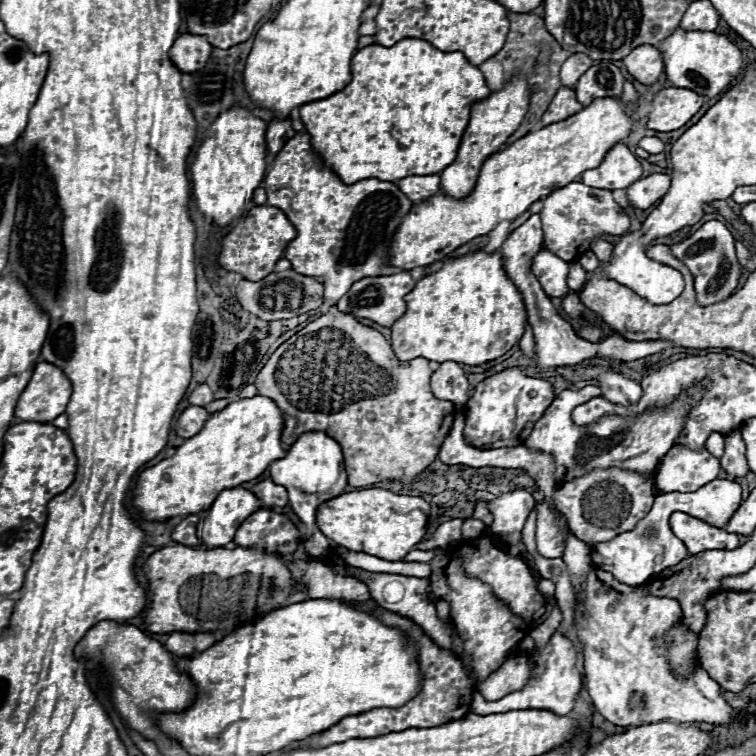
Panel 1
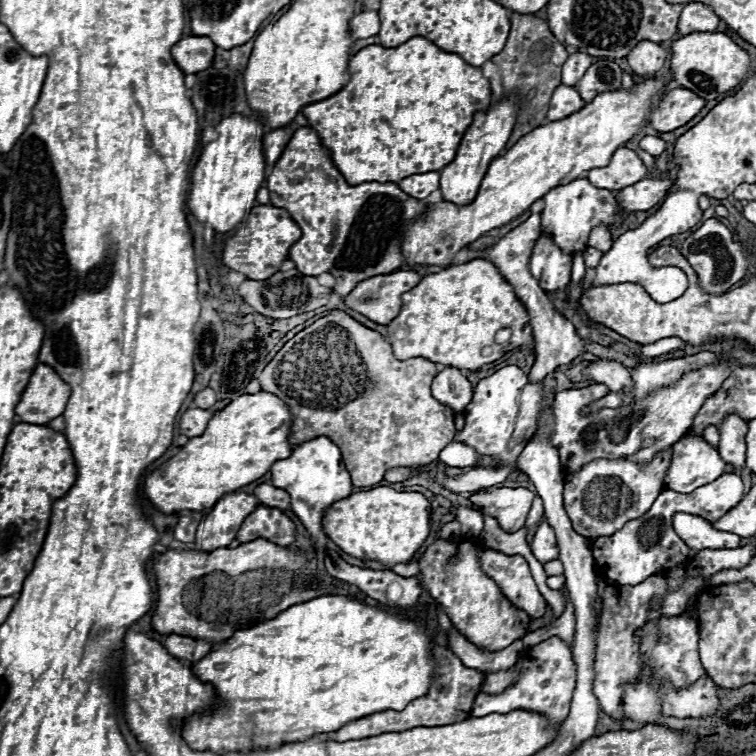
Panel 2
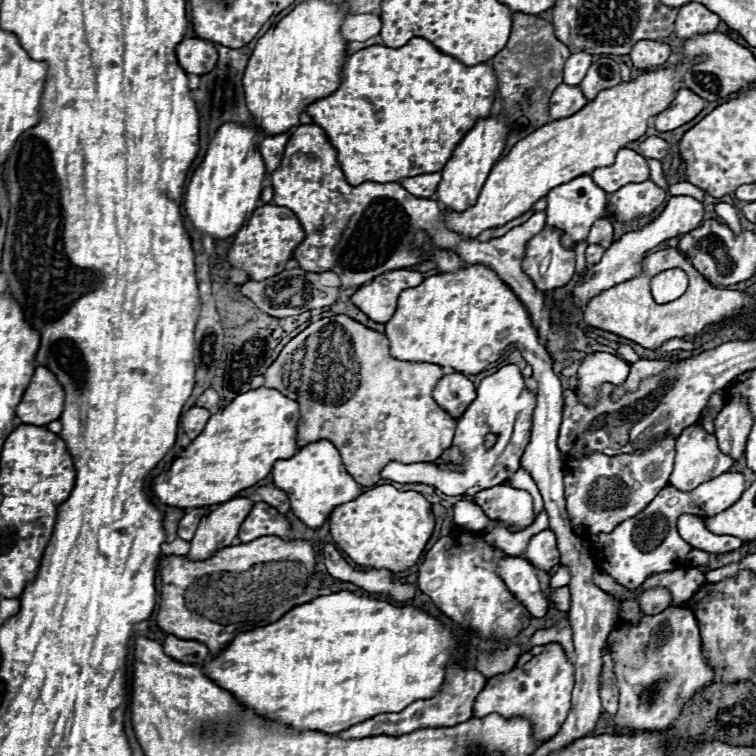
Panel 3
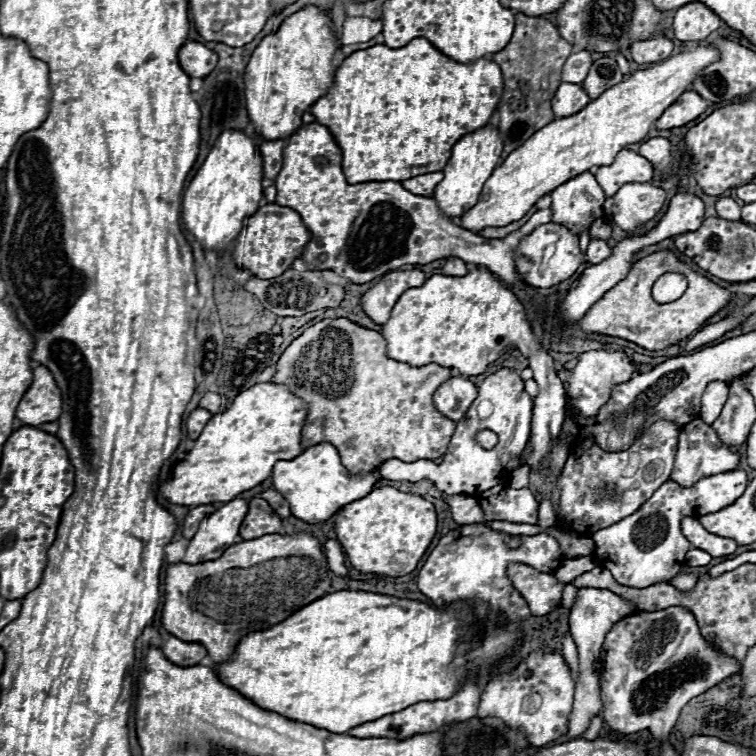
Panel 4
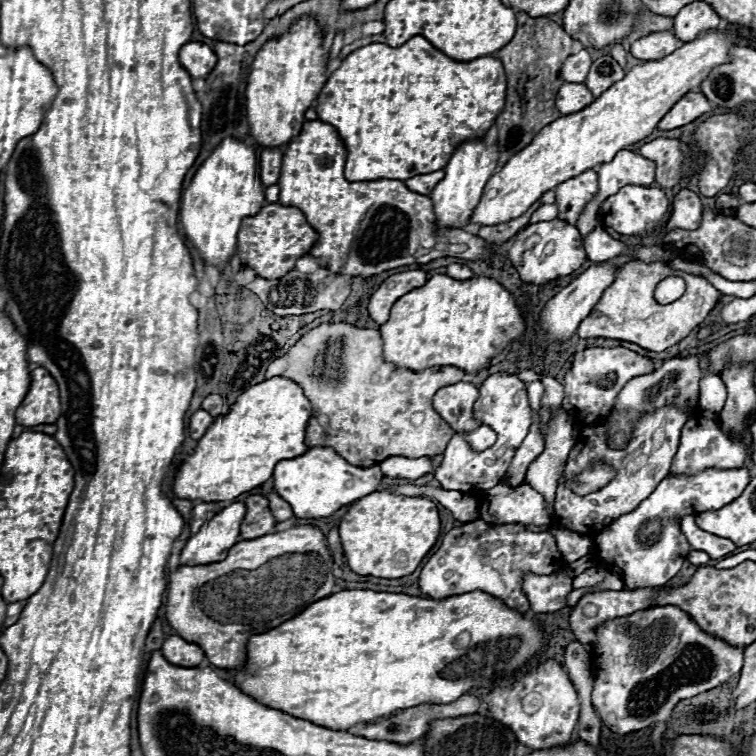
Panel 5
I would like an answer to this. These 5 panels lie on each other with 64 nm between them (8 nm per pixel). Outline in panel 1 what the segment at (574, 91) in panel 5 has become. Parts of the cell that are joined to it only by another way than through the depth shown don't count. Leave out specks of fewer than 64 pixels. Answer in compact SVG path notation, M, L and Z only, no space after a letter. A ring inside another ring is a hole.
M560 88L554 96L554 100L550 102L546 114L542 116L542 126L548 126L548 124L554 124L554 122L560 122L560 120L566 120L570 118L570 114L576 114L578 110L582 110L584 106L576 100L576 92L572 88Z

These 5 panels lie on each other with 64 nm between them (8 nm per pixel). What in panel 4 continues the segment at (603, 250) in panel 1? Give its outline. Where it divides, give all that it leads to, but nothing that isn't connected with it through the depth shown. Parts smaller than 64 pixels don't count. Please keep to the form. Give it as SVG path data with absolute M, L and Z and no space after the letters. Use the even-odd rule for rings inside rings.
M604 218L596 219L590 227L590 238L602 238L610 240L612 235L612 226Z

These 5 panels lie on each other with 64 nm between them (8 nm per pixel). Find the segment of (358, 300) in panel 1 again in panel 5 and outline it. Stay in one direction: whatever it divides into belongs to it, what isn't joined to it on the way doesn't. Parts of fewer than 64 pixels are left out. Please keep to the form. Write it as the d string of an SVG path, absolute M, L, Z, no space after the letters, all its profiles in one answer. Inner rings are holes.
M410 270L410 272L400 272L382 282L382 286L372 294L368 300L368 314L374 322L382 324L388 320L392 304L408 294L414 288L420 288L426 284L426 274L422 270Z

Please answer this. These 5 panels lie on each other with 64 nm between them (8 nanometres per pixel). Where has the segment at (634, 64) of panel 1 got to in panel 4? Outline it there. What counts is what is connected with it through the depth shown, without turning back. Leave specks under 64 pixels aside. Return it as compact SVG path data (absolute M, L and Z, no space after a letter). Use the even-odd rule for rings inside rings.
M666 36L638 40L630 46L630 54L638 64L654 64L666 60L674 50L674 42Z

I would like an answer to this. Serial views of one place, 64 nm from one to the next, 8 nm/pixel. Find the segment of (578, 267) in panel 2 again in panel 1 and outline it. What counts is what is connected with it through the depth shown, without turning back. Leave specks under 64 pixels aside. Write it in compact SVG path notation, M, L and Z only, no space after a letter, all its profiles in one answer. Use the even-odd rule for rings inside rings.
M574 260L570 264L570 272L568 272L568 288L574 290L574 292L578 292L582 288L584 280L586 280L586 270L580 266L578 260Z

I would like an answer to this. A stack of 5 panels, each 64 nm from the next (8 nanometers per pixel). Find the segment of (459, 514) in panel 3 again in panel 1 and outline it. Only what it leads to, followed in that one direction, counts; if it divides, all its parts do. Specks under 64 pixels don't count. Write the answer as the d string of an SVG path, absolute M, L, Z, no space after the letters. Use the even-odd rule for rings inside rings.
M474 516L466 518L466 528L462 528L464 538L478 538L478 536L482 536L482 532L484 532L484 522L482 520L478 520Z

